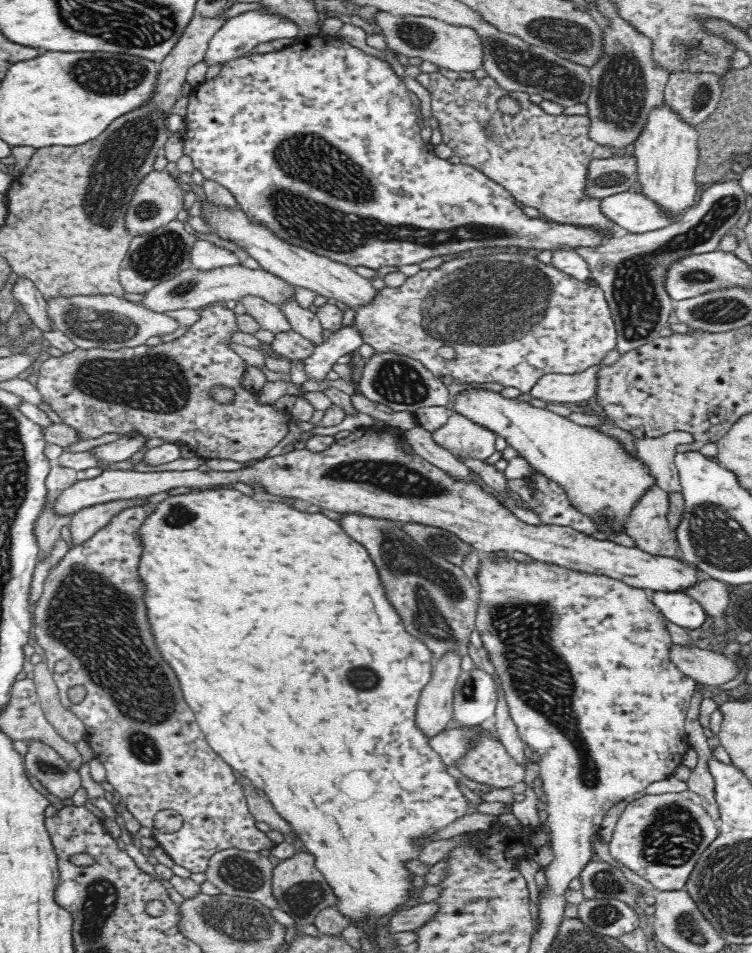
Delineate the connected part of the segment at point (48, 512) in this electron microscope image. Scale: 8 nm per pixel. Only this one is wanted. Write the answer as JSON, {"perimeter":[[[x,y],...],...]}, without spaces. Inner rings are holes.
{"perimeter":[[[60,492],[51,493],[51,499],[47,501],[47,506],[40,518],[38,518],[34,528],[34,533],[36,533],[41,551],[39,560],[42,560],[42,558],[52,552],[52,546],[54,546],[55,541],[62,534],[62,529],[69,527],[75,516],[75,514],[59,514],[55,510],[55,504],[53,502],[55,502],[54,498],[58,494]]]}

